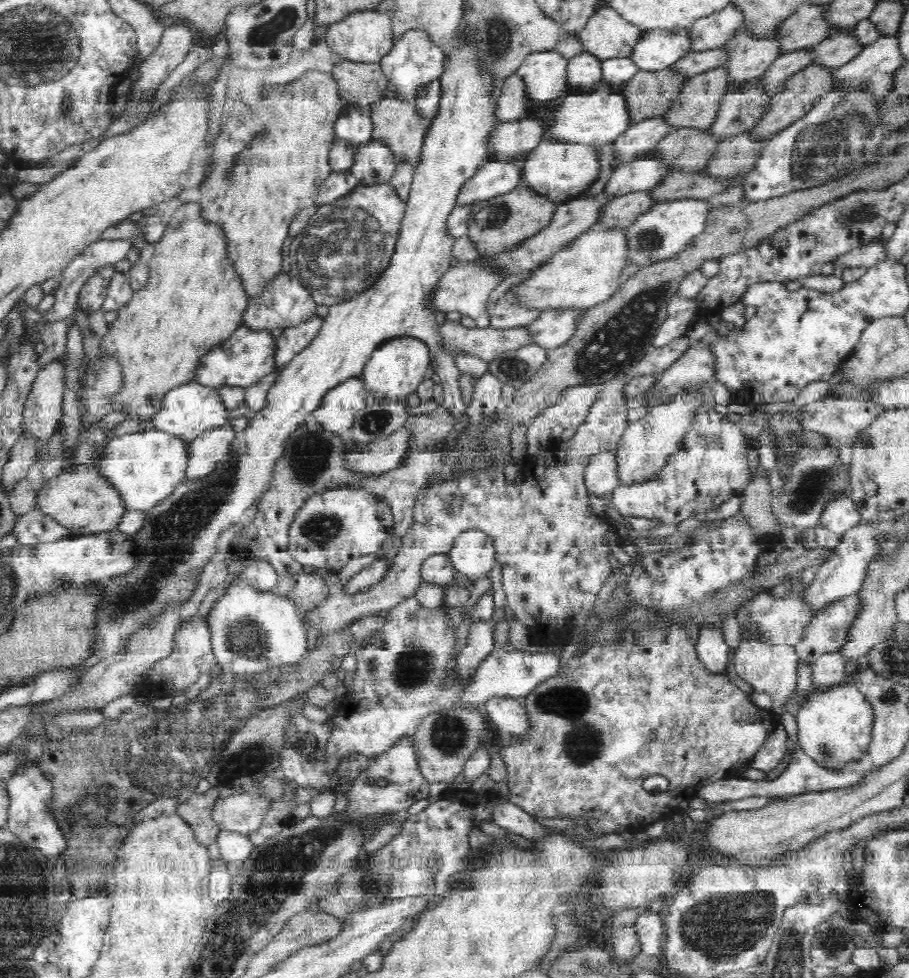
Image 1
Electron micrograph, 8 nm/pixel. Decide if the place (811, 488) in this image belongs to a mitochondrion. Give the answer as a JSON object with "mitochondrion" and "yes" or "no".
{"mitochondrion":"yes"}

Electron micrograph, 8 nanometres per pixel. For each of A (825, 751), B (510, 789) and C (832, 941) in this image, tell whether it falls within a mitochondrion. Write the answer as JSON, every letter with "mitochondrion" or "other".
{"A":"mitochondrion","B":"other","C":"mitochondrion"}

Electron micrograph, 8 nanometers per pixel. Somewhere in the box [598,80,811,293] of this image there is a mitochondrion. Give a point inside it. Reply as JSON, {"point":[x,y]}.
{"point":[649,240]}

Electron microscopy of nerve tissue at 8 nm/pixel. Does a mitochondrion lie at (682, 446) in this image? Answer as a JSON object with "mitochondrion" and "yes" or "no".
{"mitochondrion":"no"}

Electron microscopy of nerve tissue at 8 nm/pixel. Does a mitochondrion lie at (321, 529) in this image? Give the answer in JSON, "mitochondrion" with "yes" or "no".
{"mitochondrion":"yes"}

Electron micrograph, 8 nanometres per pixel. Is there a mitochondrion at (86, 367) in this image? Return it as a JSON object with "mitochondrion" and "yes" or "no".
{"mitochondrion":"no"}

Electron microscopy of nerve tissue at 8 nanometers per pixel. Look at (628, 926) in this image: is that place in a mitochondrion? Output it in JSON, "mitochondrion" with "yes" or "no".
{"mitochondrion":"no"}

